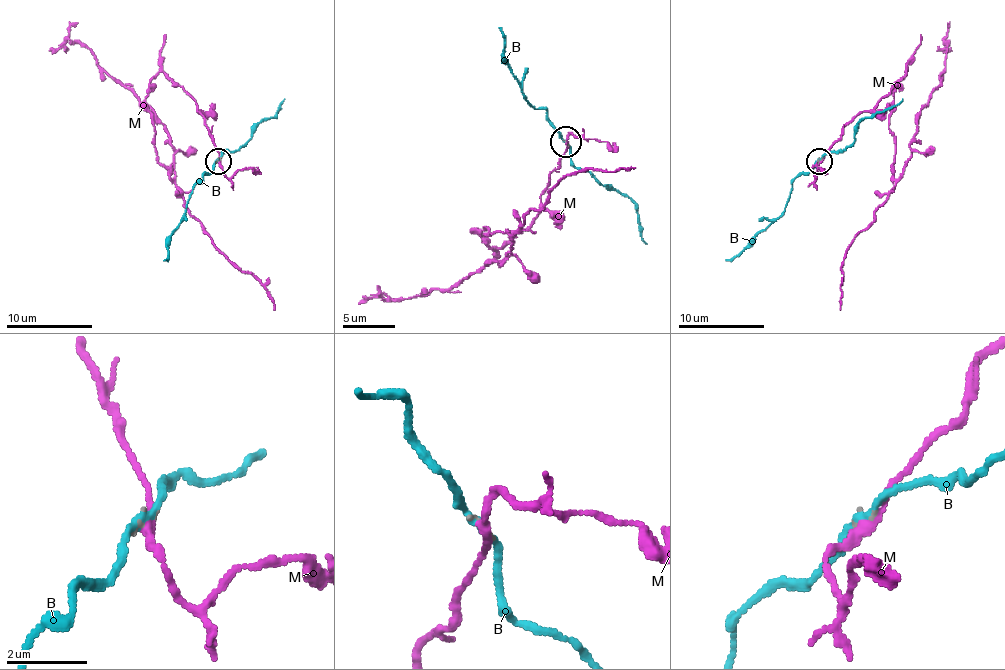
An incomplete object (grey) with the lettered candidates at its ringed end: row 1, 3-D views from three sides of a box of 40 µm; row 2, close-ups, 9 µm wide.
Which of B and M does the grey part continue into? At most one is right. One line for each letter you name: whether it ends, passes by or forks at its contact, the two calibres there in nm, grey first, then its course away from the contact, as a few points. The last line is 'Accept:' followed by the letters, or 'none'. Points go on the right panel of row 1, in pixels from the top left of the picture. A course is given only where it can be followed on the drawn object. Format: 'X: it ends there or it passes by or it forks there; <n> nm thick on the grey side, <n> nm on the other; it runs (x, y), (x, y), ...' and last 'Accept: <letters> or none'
B: it passes by; 70 nm thick on the grey side, 180 nm on the other; it runs (818, 160), (807, 173), (799, 173), (792, 179), (784, 212), (726, 261)
Accept: B

